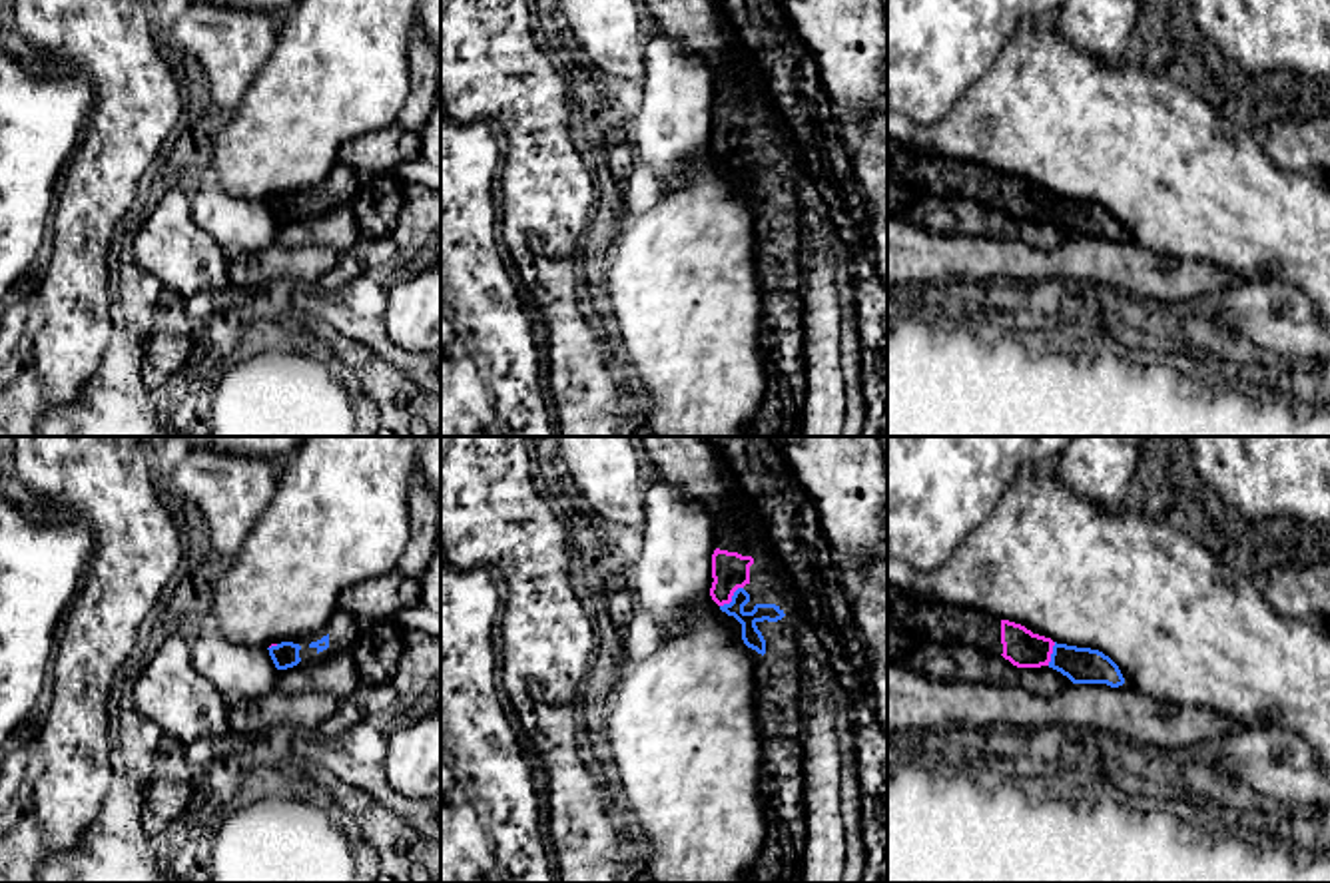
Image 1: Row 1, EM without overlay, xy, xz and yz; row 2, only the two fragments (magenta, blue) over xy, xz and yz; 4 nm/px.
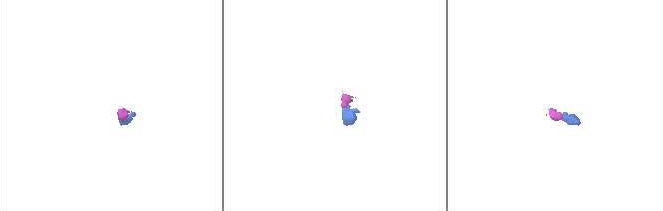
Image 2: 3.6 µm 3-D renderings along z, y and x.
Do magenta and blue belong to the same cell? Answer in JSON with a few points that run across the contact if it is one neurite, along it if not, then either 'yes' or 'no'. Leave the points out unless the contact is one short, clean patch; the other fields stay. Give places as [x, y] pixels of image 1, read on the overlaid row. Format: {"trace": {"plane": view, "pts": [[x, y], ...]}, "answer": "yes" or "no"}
{"trace": {"plane": "xz", "pts": [[730, 571], [730, 598], [748, 622], [750, 634]]}, "answer": "yes"}

